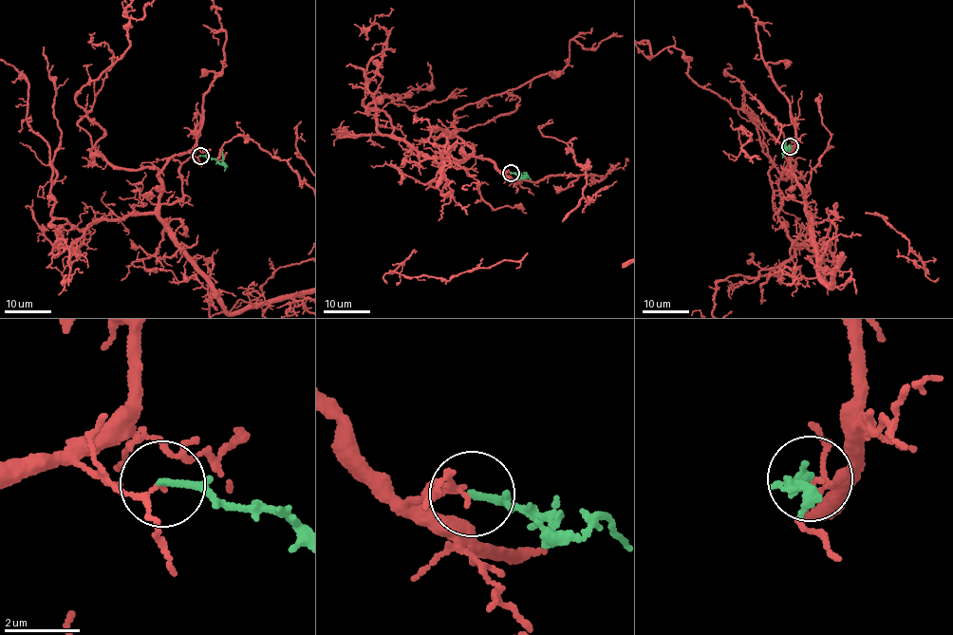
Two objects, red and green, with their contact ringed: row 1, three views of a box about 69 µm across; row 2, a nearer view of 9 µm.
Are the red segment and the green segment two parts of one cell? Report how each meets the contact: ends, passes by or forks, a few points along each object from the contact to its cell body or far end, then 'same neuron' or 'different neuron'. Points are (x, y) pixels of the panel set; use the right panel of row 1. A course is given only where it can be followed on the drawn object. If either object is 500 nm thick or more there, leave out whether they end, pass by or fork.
red passes by; green ends there; green runs (790, 146), (789, 149), (785, 145), (786, 137); different neuron

